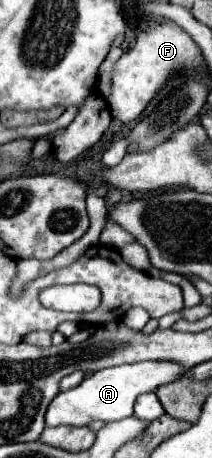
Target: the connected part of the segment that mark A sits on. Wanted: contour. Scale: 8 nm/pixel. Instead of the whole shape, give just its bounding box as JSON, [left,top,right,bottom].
[45,362,185,426]

